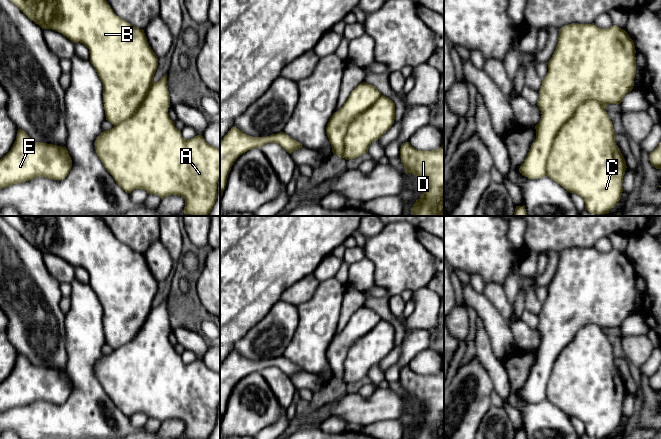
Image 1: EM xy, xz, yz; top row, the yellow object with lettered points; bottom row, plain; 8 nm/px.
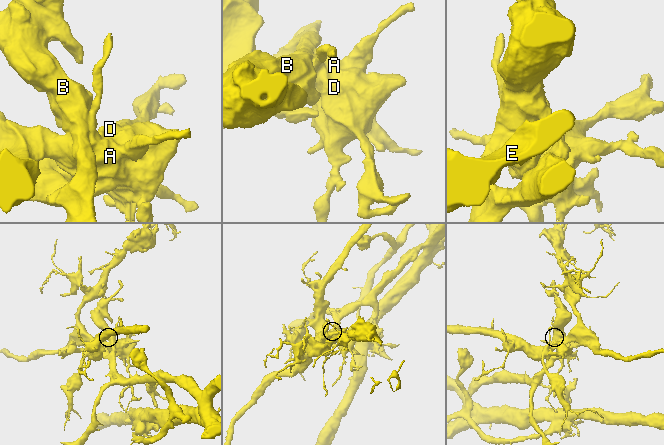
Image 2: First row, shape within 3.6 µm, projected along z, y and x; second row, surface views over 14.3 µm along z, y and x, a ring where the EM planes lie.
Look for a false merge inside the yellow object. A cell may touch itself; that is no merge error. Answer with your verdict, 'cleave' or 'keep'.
cleave

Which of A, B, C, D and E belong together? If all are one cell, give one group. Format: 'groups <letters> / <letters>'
groups A C D E / B

